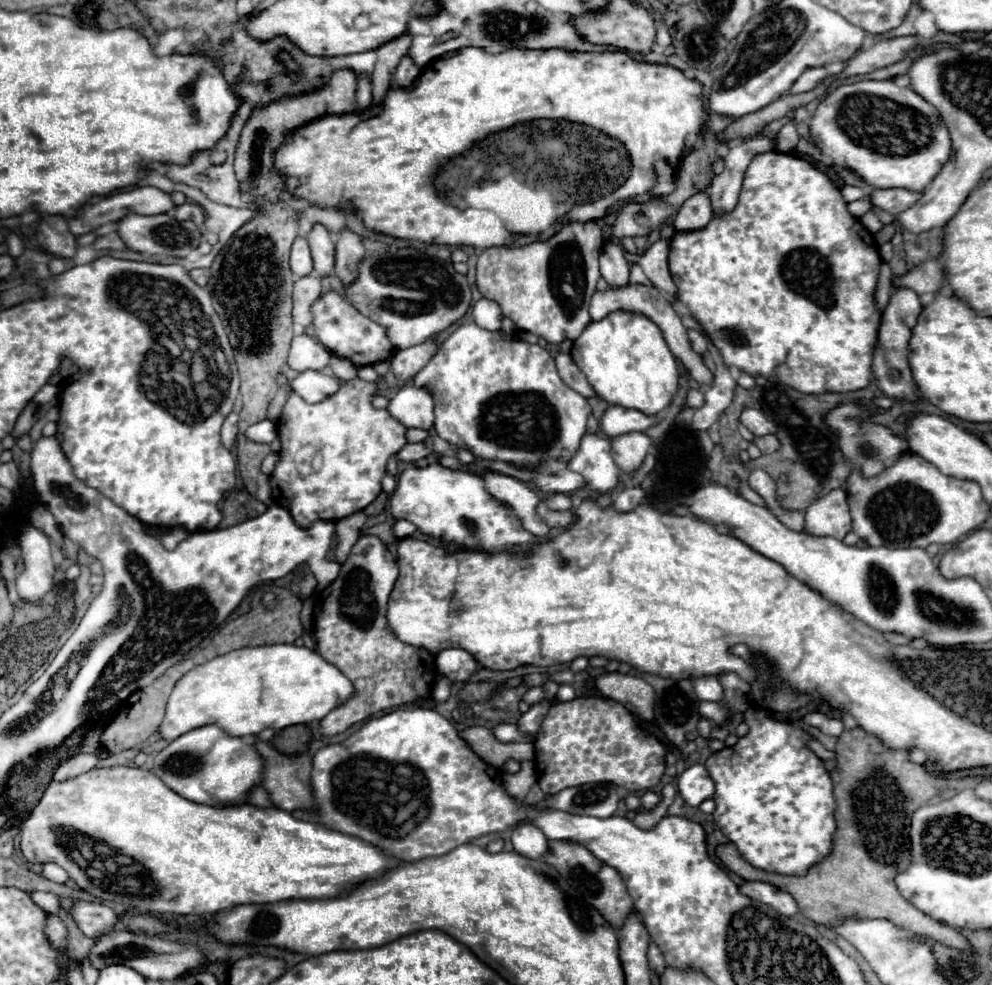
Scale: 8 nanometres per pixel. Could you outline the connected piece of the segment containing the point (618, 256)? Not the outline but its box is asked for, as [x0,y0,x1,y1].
[600,242,628,288]

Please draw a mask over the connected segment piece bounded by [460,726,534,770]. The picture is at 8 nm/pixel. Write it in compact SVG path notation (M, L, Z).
M482 726L468 728L468 730L460 732L460 736L464 740L468 736L470 748L474 748L474 752L484 762L492 764L498 770L502 770L508 760L518 760L518 762L534 760L534 744L518 744L518 742L504 744L504 742L496 740L496 736L494 736L492 730L482 728Z

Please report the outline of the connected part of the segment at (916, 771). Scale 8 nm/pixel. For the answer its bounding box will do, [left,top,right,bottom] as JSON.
[716,728,972,954]

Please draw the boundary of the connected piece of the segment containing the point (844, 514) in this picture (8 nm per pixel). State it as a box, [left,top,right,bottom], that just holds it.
[806,490,852,540]

